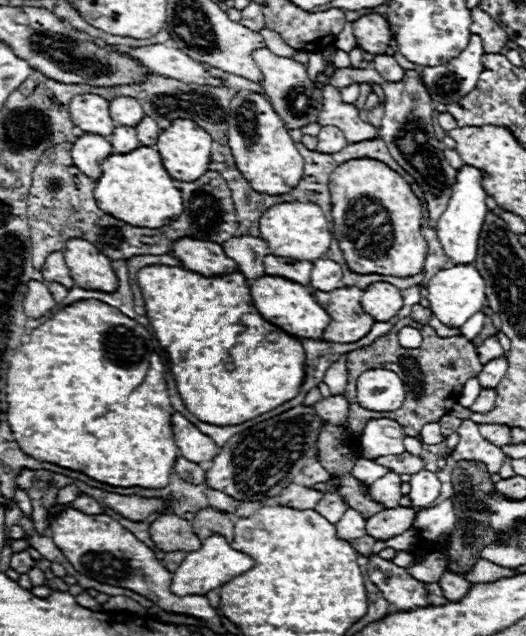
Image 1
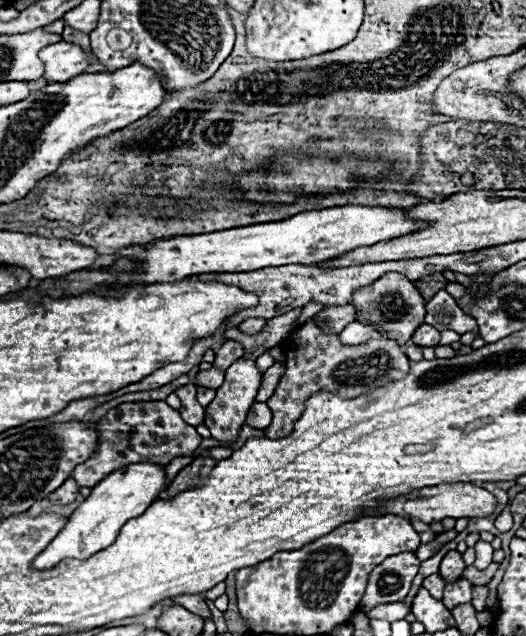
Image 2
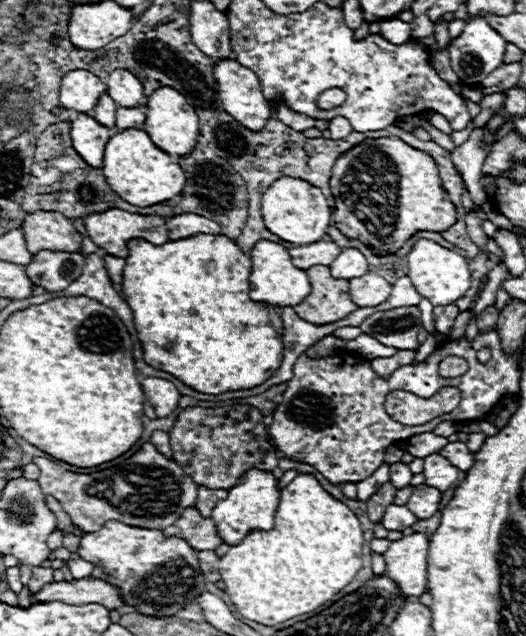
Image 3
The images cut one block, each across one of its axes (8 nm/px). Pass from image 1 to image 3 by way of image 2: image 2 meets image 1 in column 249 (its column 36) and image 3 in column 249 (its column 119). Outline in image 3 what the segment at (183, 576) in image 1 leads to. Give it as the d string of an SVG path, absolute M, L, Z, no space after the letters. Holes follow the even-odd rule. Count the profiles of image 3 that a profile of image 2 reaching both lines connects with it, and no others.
M248 470L242 474L238 484L228 490L228 496L220 500L212 510L212 520L216 524L216 532L222 538L222 544L238 546L244 536L252 530L270 530L274 526L274 512L280 500L280 490L276 488L276 476L262 470Z

